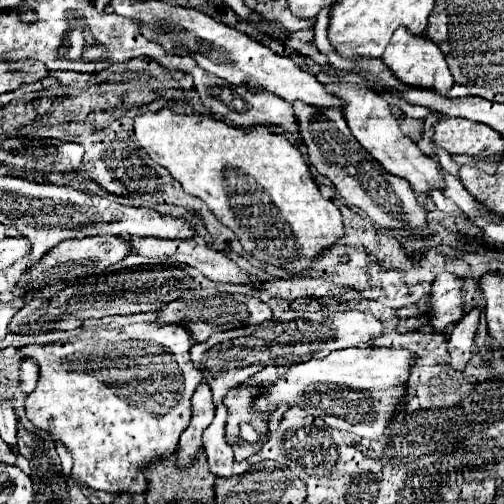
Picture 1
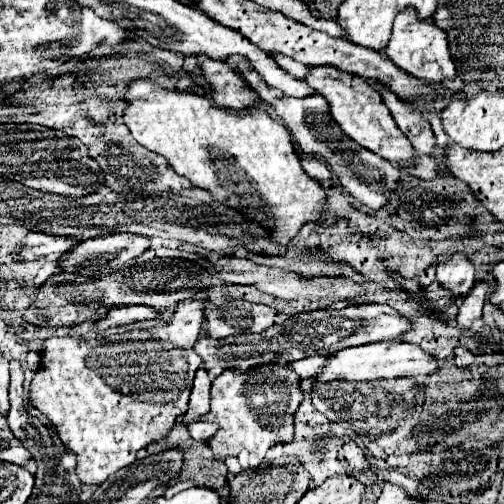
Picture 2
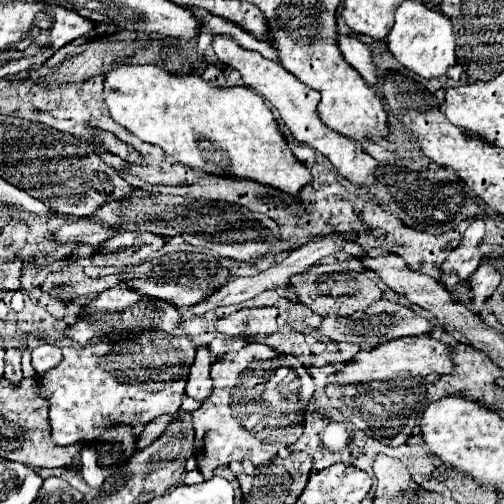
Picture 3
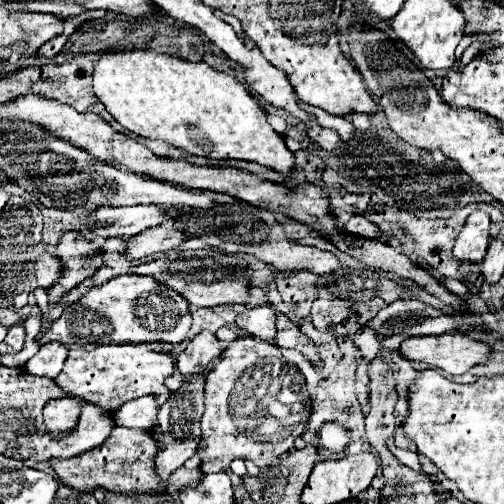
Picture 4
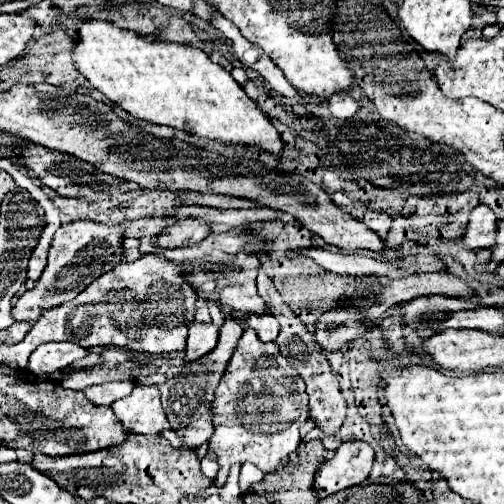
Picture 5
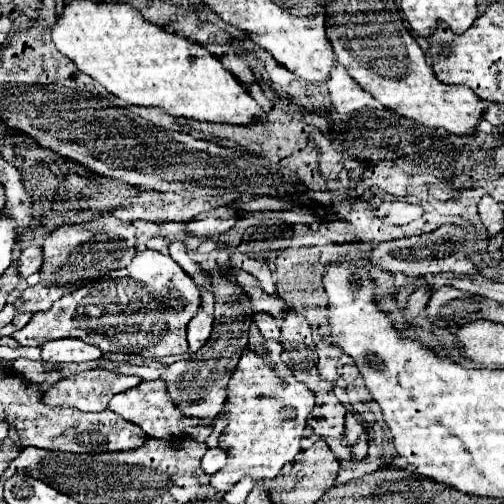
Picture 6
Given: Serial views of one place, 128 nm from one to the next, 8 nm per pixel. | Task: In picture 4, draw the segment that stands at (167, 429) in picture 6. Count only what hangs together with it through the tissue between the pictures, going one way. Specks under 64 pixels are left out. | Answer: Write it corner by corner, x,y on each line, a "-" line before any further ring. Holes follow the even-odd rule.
144,396
144,398
130,400
128,404
122,404
120,414
116,412
116,416
112,418
116,426
152,430
156,426
156,416
158,416
156,400
152,400
152,396

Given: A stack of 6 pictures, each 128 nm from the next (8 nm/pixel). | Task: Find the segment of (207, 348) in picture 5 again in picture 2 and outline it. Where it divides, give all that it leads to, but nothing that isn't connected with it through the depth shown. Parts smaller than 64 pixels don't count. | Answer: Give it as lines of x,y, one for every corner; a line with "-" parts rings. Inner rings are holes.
200,368
196,372
196,378
194,378
194,386
192,386
192,394
190,394
190,406
182,418
182,424
196,422
200,416
210,412
210,384
212,384
212,380
208,378
208,372
204,368

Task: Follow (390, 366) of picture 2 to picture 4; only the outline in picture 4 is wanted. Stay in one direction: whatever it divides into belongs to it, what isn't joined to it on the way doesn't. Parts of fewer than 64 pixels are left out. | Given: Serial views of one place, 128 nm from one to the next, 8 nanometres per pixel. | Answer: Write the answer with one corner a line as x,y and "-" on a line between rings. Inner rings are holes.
450,332
442,336
406,338
398,352
406,360
432,364
446,370
446,374
464,374
490,356
490,346
474,342
464,334

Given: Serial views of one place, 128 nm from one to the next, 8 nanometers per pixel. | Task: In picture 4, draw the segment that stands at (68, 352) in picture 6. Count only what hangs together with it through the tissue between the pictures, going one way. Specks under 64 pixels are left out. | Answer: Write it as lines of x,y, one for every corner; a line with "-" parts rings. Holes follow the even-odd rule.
60,342
42,344
40,350
26,362
26,372
46,378
56,378
64,366
66,352
68,352
66,346

